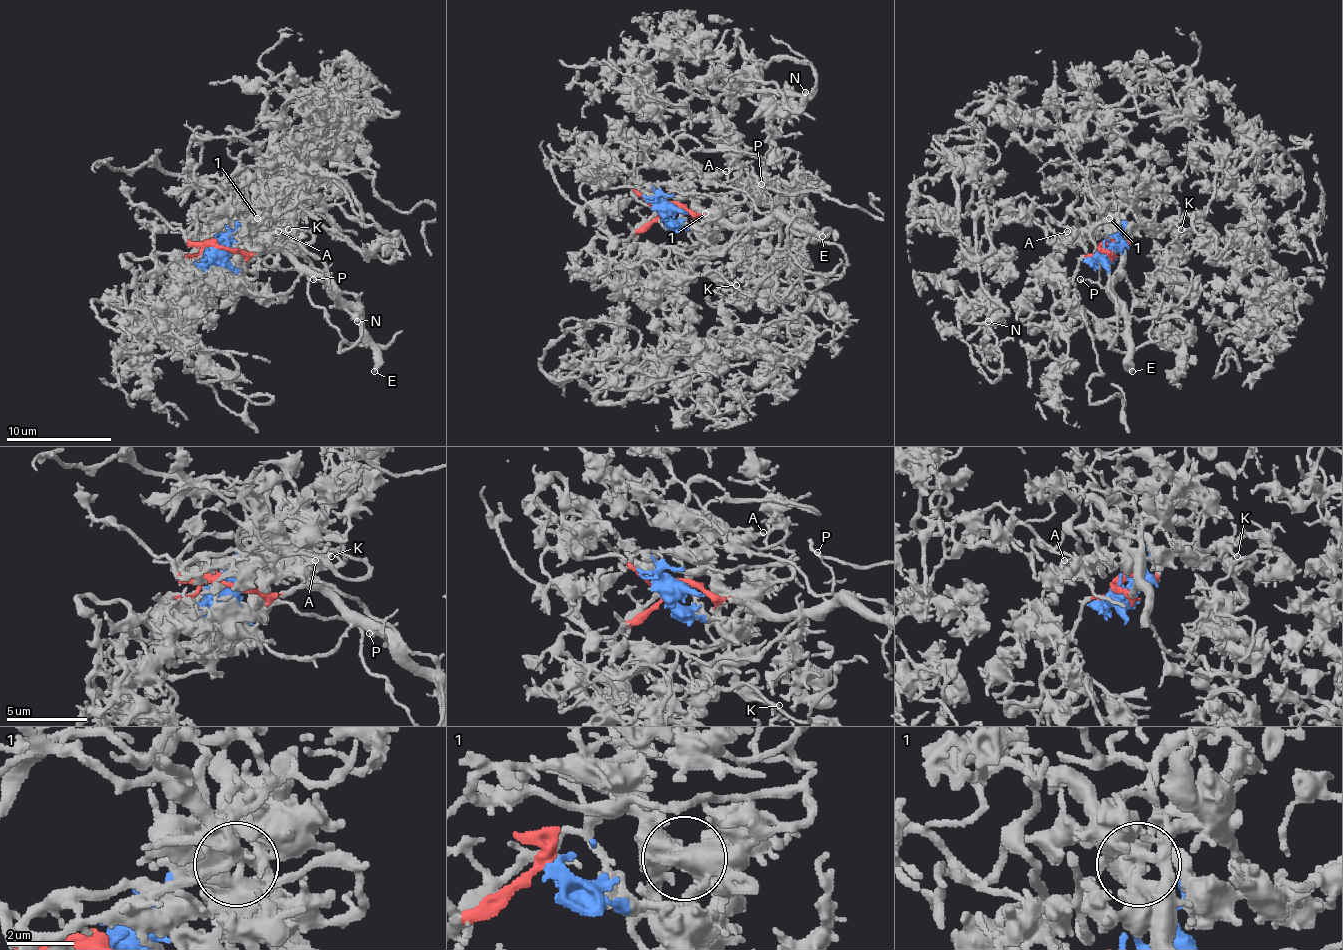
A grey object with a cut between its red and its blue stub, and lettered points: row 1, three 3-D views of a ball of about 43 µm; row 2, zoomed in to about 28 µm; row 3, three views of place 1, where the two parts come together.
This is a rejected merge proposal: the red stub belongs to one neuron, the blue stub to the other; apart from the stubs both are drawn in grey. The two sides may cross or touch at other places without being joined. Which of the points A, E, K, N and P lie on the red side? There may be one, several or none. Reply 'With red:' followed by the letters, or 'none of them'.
With red: E, P

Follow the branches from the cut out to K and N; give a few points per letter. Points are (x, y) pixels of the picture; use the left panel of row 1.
K: (217, 248), (231, 232), (247, 221), (254, 227), (273, 224), (289, 229)
N: (217, 248), (244, 179), (278, 232), (196, 179), (196, 137), (244, 137), (358, 322)

